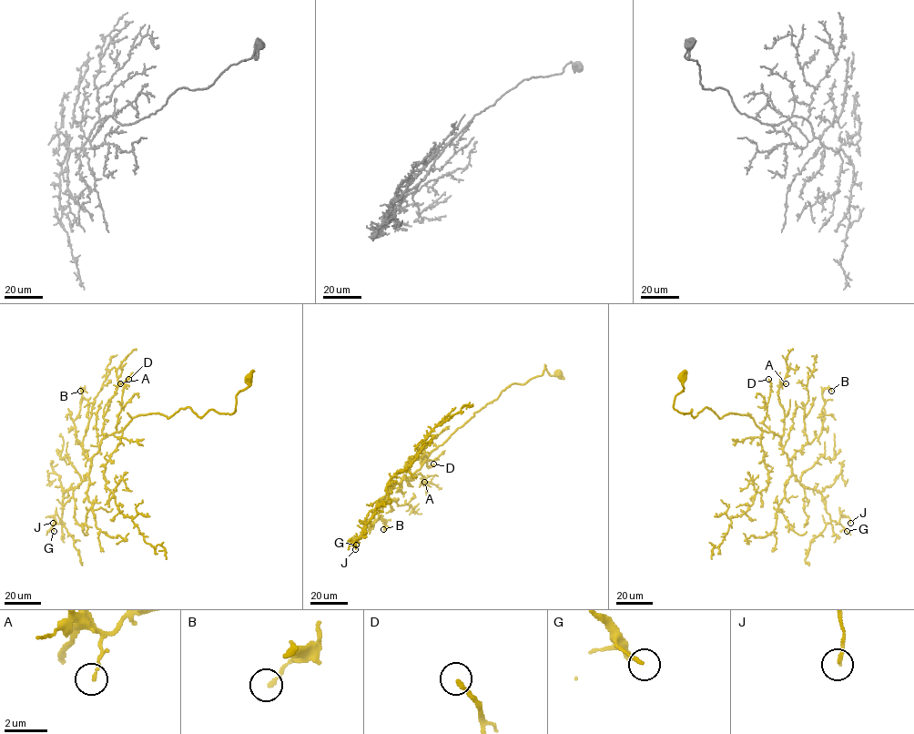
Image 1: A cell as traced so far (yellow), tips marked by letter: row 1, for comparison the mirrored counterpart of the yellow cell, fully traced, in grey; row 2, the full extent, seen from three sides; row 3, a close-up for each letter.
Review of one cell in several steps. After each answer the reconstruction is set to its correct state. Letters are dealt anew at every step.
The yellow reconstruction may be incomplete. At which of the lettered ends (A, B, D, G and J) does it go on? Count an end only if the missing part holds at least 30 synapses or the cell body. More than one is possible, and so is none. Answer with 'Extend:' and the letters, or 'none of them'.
Extend: D

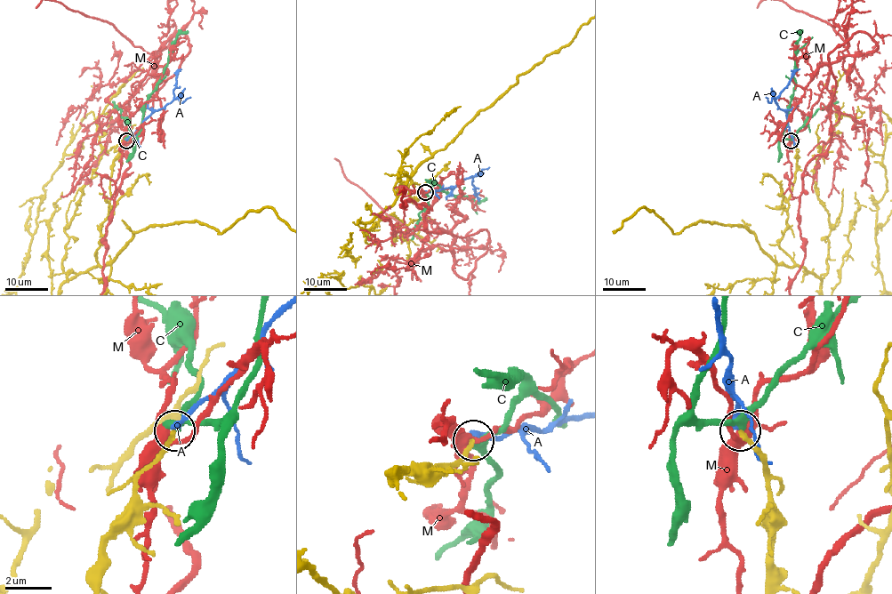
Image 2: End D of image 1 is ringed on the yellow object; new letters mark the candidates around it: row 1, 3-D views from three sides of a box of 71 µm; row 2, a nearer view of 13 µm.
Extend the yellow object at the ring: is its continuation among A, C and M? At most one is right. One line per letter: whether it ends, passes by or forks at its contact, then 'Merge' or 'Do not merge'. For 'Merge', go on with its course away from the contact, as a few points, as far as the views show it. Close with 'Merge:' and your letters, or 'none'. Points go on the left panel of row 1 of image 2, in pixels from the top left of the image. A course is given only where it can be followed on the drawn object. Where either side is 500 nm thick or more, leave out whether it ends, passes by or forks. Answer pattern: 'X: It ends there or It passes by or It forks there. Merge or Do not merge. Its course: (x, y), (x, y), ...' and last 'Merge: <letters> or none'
A: It ends there. Merge. Its course: (126, 140), (153, 112), (172, 100), (176, 73), (180, 68)
C: It passes by. Do not merge
M: It forks there. Do not merge
Merge: A

